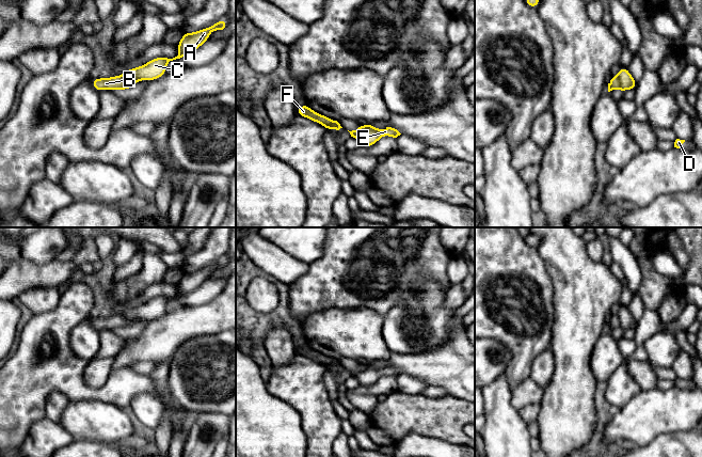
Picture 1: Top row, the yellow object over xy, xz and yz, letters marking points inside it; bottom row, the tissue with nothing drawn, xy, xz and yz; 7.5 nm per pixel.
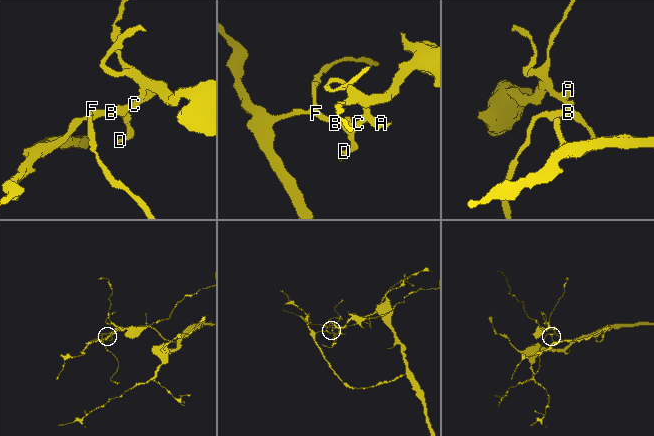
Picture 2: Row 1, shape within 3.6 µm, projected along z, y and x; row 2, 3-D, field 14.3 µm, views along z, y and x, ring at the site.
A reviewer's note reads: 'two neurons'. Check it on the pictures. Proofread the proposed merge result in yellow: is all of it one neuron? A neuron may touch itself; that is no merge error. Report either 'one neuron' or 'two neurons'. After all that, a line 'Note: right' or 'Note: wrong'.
two neurons
Note: right

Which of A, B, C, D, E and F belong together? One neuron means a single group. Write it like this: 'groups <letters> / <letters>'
groups A C D E / B F

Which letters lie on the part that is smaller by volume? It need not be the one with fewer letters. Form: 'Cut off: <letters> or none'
Cut off: A, C, D, E

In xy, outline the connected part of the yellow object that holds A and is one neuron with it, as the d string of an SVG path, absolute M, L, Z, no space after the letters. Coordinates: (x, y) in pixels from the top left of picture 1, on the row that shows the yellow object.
M221 18L214 25L206 27L197 32L185 32L180 42L177 44L178 56L173 59L164 57L158 57L150 60L142 66L134 67L126 70L122 76L128 81L146 80L151 81L165 75L166 66L170 61L180 59L197 48L200 48L205 42L209 41L209 33L221 30L226 32L227 21Z

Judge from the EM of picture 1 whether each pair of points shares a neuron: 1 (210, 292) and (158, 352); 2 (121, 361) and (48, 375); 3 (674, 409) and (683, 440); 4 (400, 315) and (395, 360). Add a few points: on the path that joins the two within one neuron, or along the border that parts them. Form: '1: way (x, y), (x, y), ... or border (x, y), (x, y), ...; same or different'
1: border (220, 292), (204, 303), (181, 305), (174, 310); different
2: border (130, 366), (114, 367), (112, 369); different
3: border (690, 429), (663, 432), (656, 437); different
4: border (420, 351), (393, 353); different

